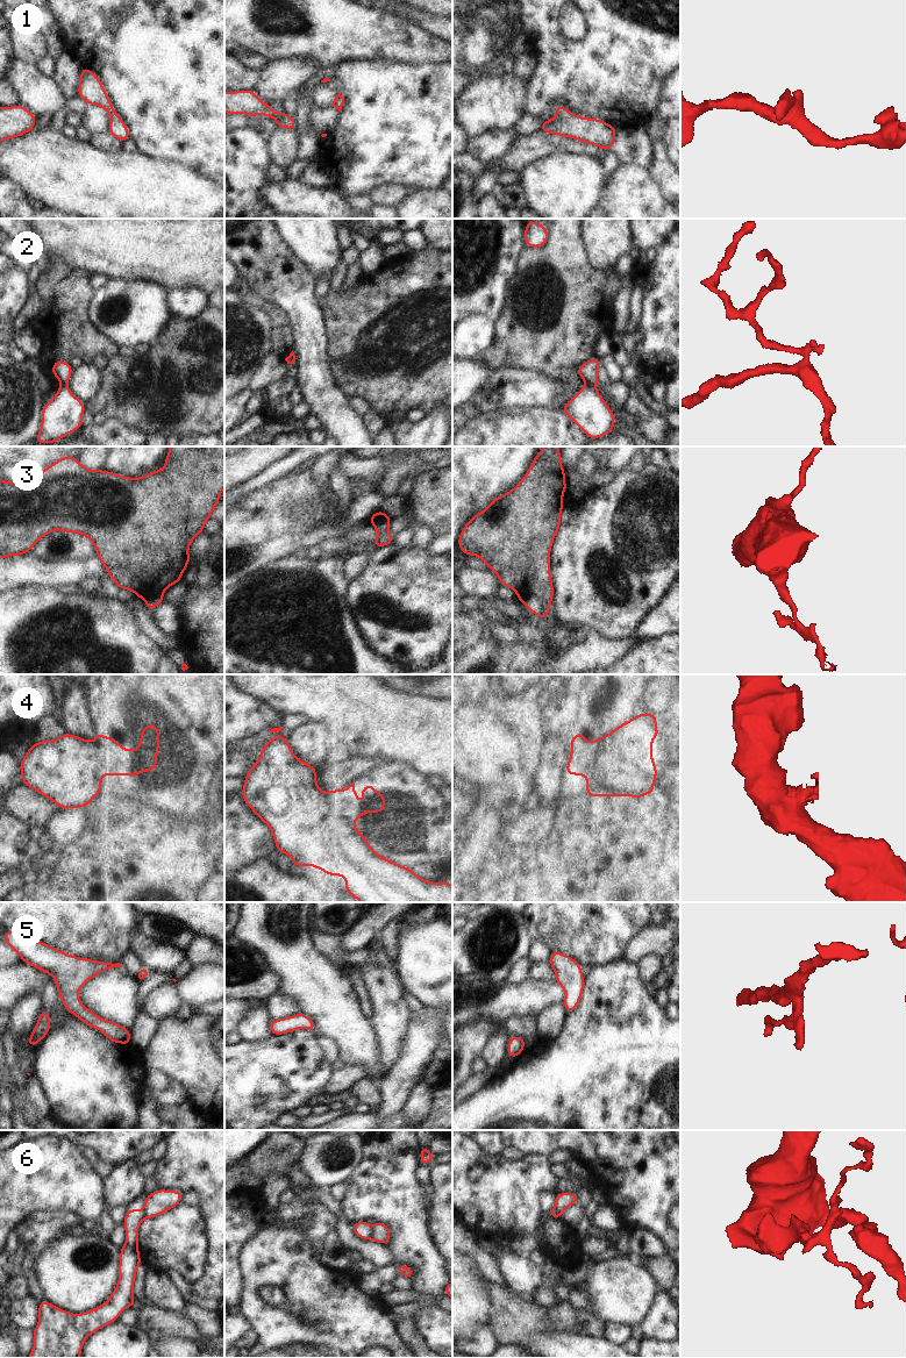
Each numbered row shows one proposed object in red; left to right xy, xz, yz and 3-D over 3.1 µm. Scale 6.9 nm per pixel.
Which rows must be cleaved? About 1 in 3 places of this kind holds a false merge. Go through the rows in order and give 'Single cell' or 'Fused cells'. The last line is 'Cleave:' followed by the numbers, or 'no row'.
1: Single cell
2: Fused cells
3: Fused cells
4: Fused cells
5: Single cell
6: Fused cells
Cleave: 2, 3, 4, 6.

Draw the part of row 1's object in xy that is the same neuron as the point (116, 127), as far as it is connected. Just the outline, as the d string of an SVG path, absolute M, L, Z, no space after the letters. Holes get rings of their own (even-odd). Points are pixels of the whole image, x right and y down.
M80 69L80 80L78 85L78 98L84 100L87 106L97 105L109 114L108 133L121 143L129 140L129 130L120 115L114 110L113 103L108 98L101 80L97 73L86 69Z

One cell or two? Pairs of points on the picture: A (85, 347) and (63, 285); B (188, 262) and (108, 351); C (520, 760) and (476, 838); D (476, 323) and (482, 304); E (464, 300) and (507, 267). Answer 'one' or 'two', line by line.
A: one
B: two
C: one
D: two
E: one

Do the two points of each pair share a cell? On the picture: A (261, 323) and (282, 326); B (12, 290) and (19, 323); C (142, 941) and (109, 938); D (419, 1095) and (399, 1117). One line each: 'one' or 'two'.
A: two
B: two
C: two
D: two

